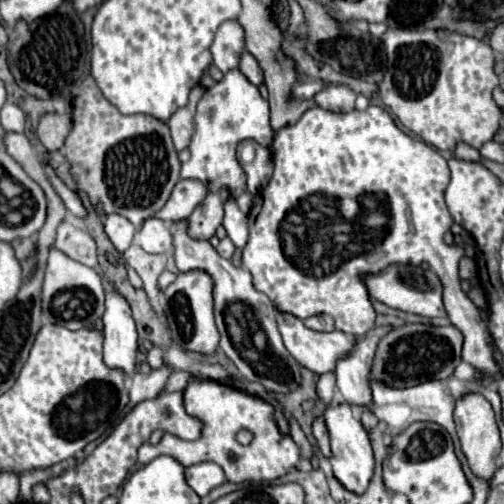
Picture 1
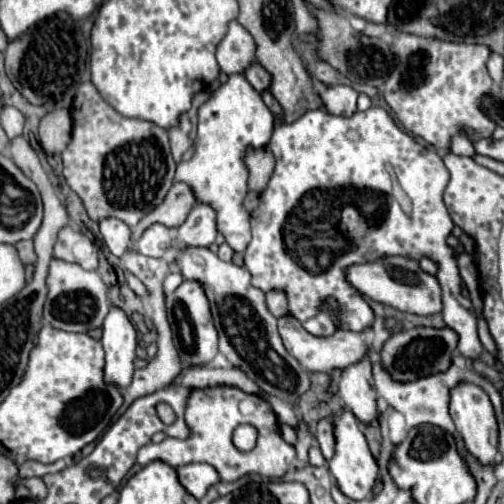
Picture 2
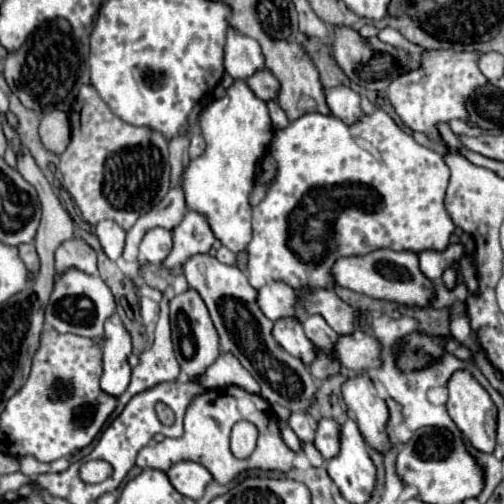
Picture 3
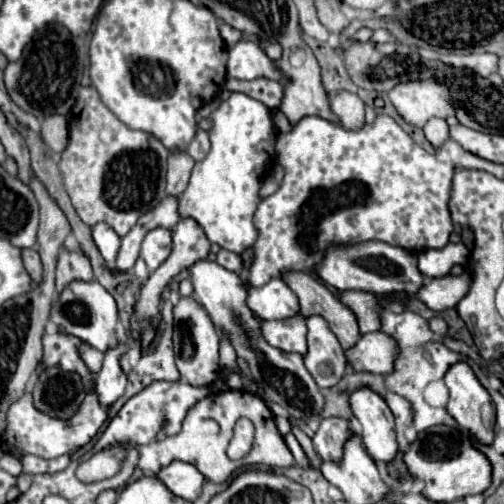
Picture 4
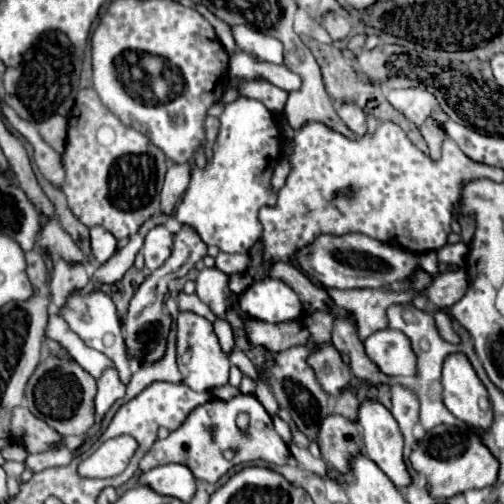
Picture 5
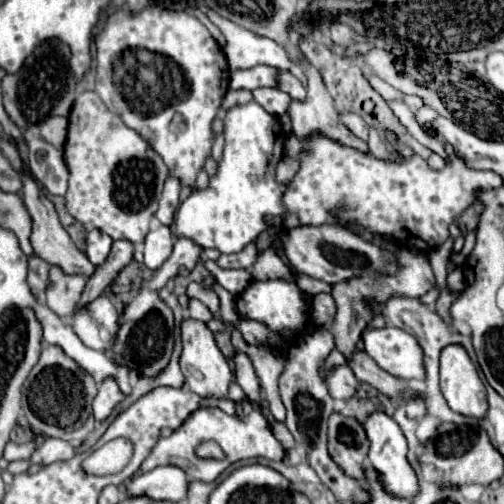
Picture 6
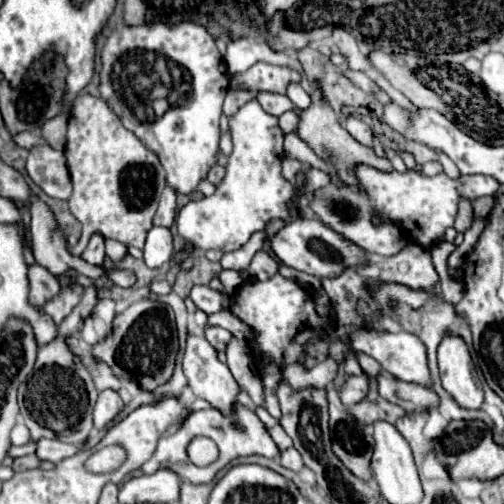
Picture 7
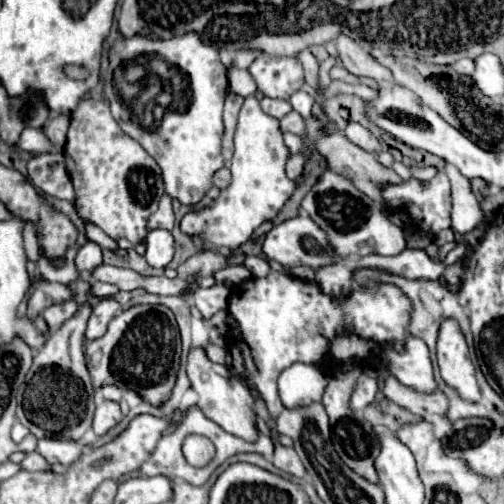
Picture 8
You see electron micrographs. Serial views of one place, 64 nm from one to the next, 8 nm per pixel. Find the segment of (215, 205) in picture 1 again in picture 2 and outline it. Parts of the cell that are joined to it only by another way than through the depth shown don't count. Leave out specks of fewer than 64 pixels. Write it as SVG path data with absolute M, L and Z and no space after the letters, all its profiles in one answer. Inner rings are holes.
M196 204L186 222L178 226L178 234L176 234L176 242L174 248L178 252L190 248L190 246L200 246L200 248L208 248L214 240L216 240L216 214L212 212L212 208L208 208L206 204Z

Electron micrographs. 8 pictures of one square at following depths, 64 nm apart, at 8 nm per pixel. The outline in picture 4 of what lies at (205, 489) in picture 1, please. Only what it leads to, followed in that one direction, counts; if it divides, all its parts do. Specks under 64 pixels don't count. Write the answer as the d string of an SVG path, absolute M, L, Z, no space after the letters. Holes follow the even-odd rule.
M172 462L166 468L162 468L160 472L154 474L172 494L184 498L184 500L196 500L202 484L204 484L204 476L200 476L200 472L196 472L196 468L188 462Z

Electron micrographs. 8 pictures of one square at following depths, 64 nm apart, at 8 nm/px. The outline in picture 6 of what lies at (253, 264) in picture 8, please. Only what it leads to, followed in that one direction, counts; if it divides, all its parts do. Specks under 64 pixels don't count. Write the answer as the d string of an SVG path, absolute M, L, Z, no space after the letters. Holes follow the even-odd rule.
M274 250L260 252L252 270L250 270L250 274L252 274L254 280L270 280L270 278L294 280L290 266Z

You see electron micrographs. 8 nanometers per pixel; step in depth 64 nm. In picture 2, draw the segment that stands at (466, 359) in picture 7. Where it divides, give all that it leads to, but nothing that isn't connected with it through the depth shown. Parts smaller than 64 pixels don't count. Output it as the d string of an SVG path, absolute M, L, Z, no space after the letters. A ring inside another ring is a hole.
M458 382L450 390L450 416L456 424L456 430L464 438L466 448L480 462L484 462L484 464L494 462L494 456L498 452L498 422L496 422L496 414L494 414L494 408L492 408L492 402L490 402L488 394L476 384Z

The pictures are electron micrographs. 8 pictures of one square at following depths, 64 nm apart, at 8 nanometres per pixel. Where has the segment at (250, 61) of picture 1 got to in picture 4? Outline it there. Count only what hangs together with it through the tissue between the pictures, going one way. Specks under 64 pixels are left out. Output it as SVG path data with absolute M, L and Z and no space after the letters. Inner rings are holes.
M226 78L224 88L228 88L230 92L244 92L250 98L256 98L260 102L264 102L270 110L278 110L280 102L284 98L284 88L274 82L274 80L264 80L264 78L256 78L256 80L236 80L236 78Z

